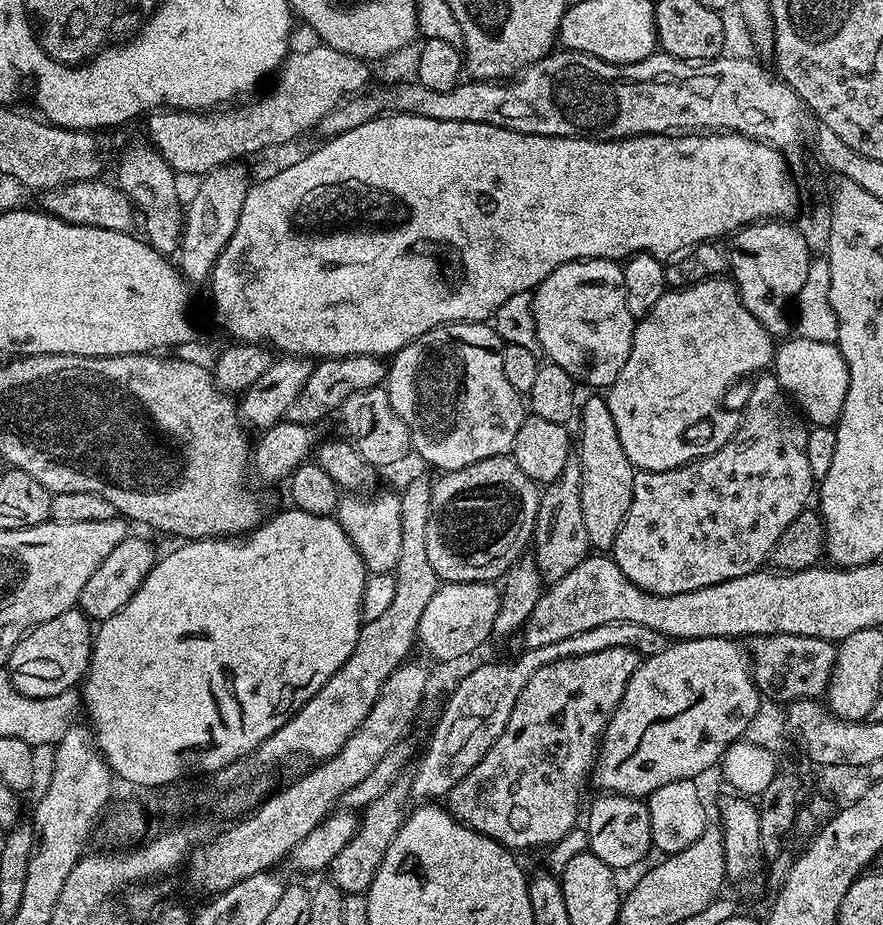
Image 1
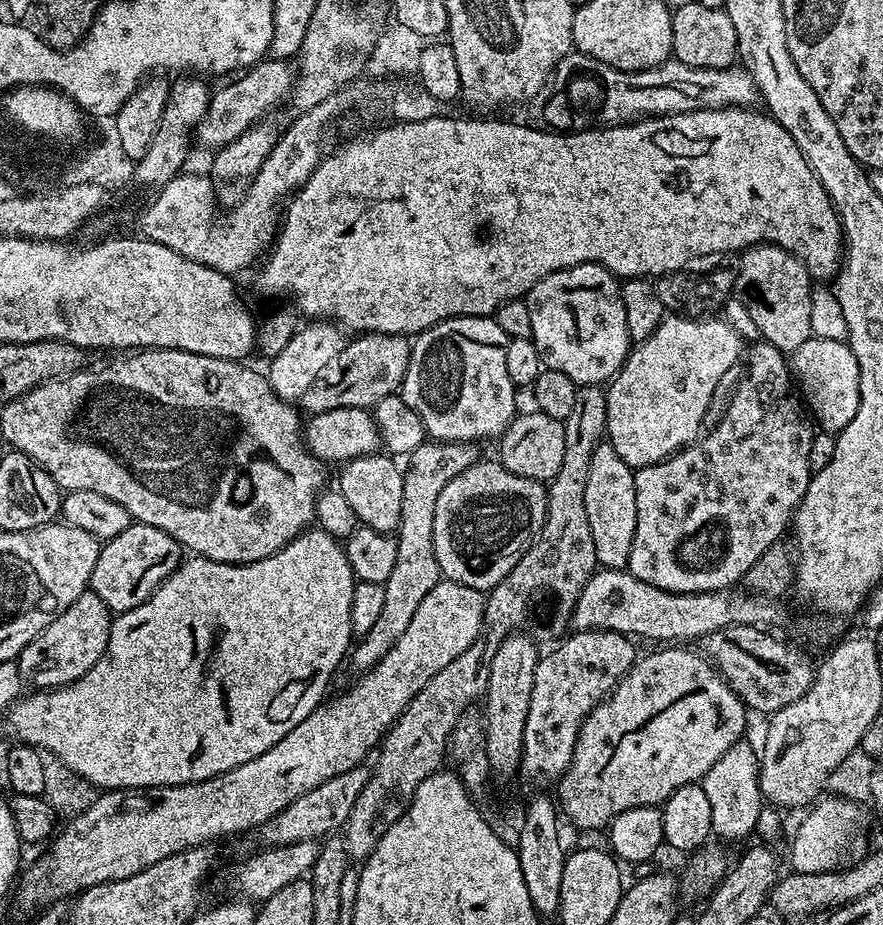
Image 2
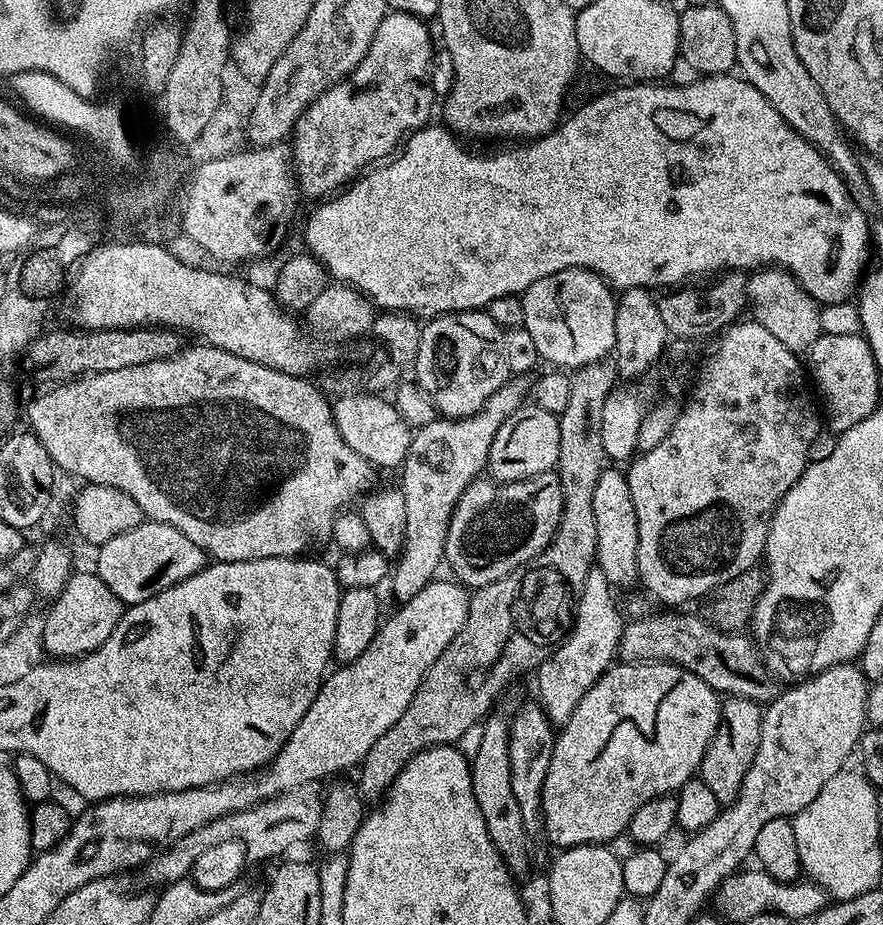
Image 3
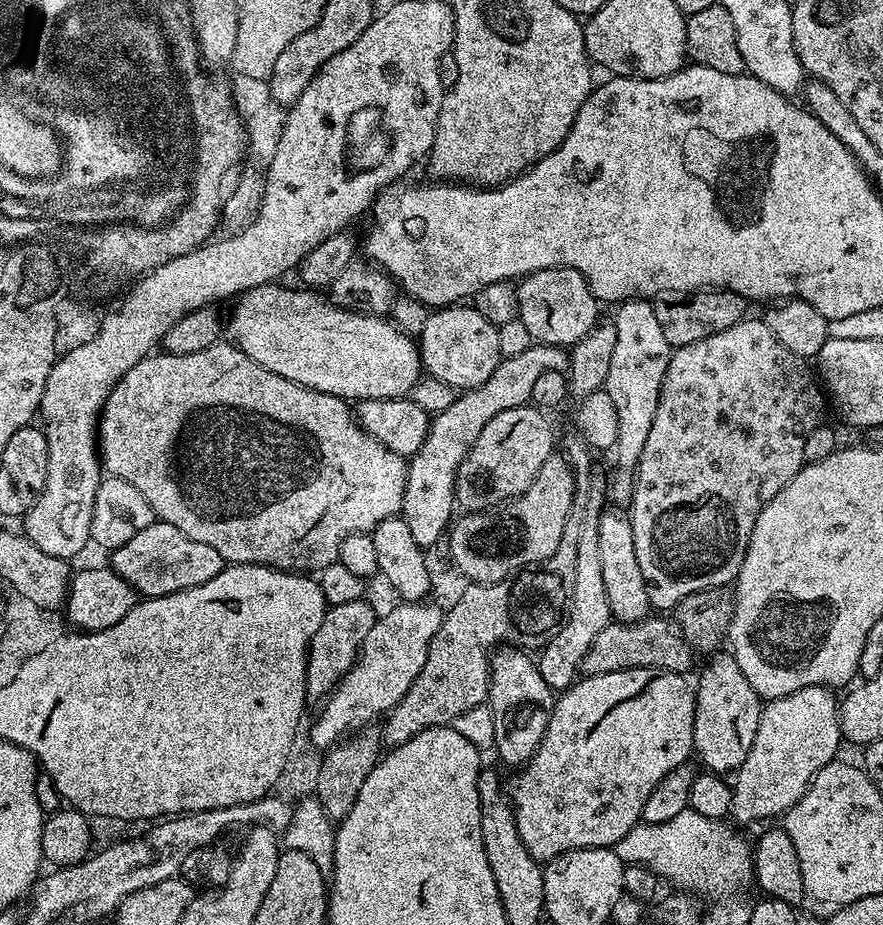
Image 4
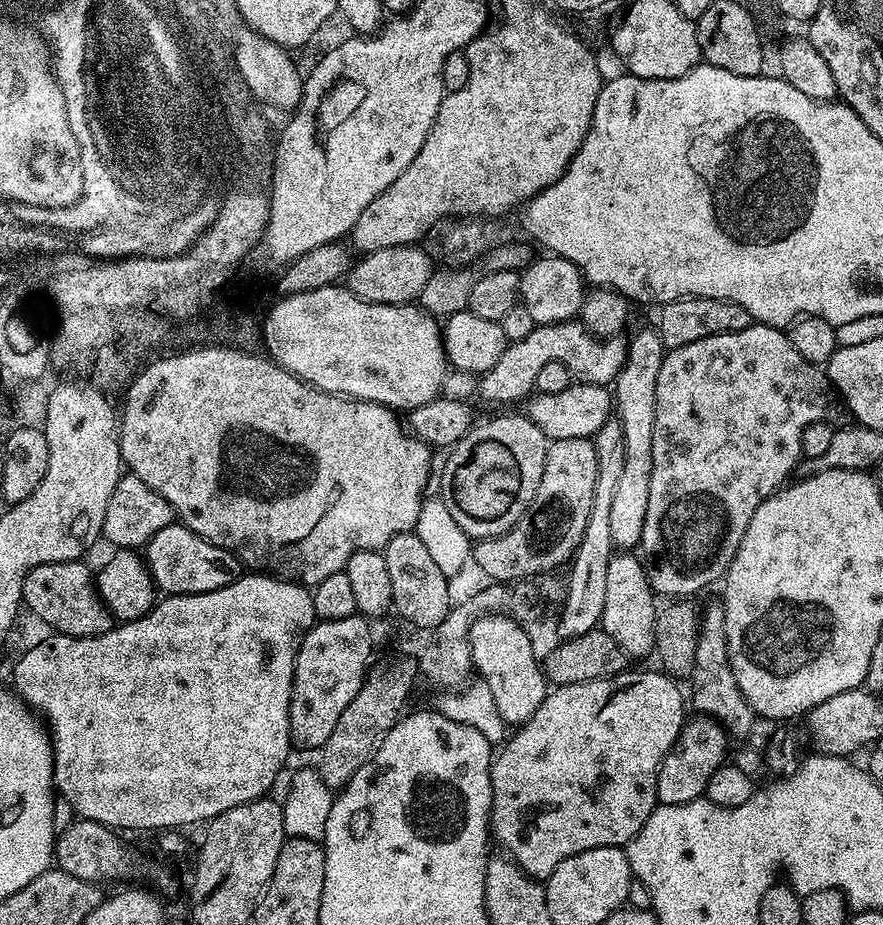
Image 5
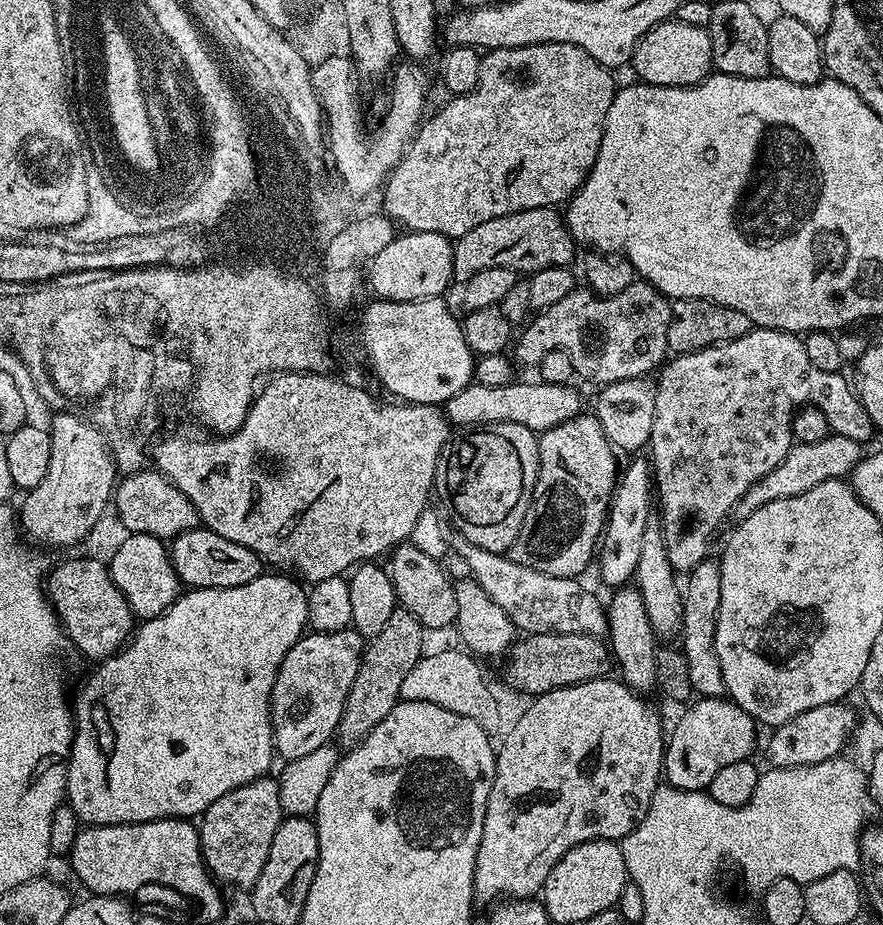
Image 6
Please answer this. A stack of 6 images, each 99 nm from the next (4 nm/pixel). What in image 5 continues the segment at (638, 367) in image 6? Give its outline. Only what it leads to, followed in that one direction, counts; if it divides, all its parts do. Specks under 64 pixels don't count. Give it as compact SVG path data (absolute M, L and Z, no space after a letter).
M567 320L557 324L537 324L534 330L530 330L530 334L526 334L526 338L522 338L522 342L509 343L502 354L502 358L498 358L498 362L494 362L494 366L479 377L478 396L479 399L484 399L488 404L512 404L515 400L520 399L523 401L533 395L534 378L538 378L538 374L541 372L542 366L546 366L546 362L562 362L562 366L569 368L573 377L581 384L608 386L615 381L616 376L622 370L627 353L627 343L619 335L607 338L591 336L585 330L583 324L576 320Z

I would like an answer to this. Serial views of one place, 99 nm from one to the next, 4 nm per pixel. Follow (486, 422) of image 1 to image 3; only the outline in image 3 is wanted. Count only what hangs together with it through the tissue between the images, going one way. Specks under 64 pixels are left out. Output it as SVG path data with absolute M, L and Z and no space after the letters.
M473 310L470 312L445 312L435 318L429 319L420 330L420 345L418 358L414 365L415 383L436 404L436 411L441 417L457 420L463 416L474 414L486 406L486 402L495 392L510 379L506 366L506 353L502 338L504 329L490 318L487 311Z

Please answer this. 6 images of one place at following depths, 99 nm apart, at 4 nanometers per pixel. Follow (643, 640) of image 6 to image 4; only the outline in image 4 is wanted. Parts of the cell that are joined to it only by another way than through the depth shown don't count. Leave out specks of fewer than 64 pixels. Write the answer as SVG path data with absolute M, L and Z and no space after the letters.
M605 510L598 526L599 553L602 561L603 583L609 598L611 619L621 624L637 624L648 619L653 606L646 592L646 582L634 554L634 530L629 517L623 511Z

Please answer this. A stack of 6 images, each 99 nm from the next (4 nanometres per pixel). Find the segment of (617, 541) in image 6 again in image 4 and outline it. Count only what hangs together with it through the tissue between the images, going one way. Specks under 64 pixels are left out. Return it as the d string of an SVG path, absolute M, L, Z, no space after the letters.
M651 299L626 300L617 308L620 309L616 312L614 323L618 342L614 342L610 374L606 374L603 387L603 391L610 394L610 402L614 402L614 414L618 414L618 438L614 449L616 473L607 481L607 499L612 504L616 503L613 505L628 506L635 490L636 467L642 458L646 438L650 438L650 426L654 426L662 382L674 350L670 342L666 342Z

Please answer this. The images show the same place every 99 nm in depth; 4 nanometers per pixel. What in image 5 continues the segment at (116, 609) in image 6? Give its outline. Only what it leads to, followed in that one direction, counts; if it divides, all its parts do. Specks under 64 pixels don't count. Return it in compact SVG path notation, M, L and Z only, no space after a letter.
M83 559L34 566L24 579L22 600L27 611L29 608L61 636L97 636L106 634L114 626L114 617L96 590L93 569Z

